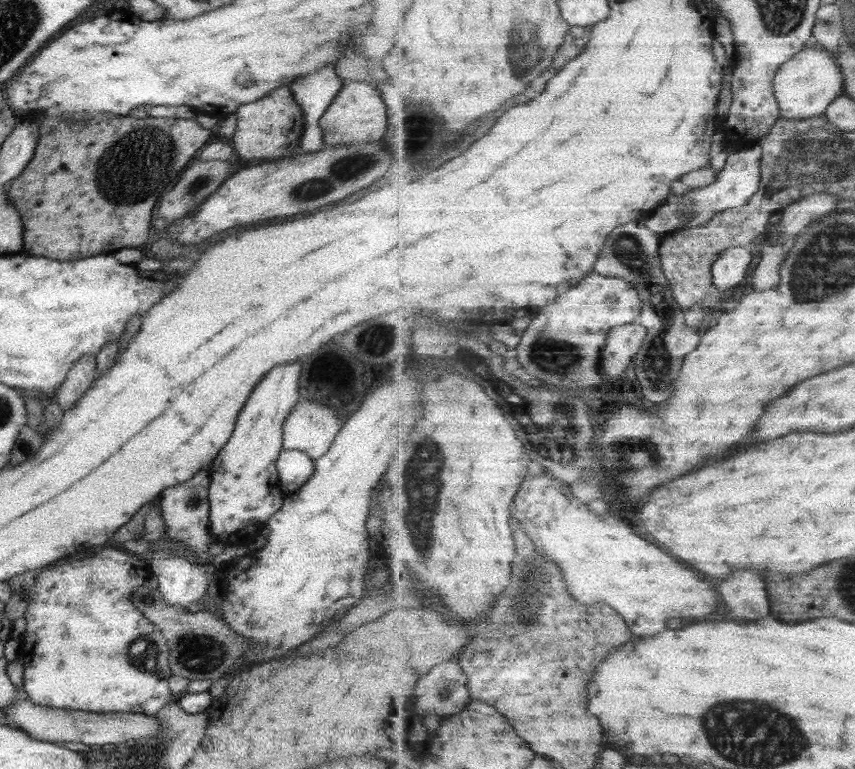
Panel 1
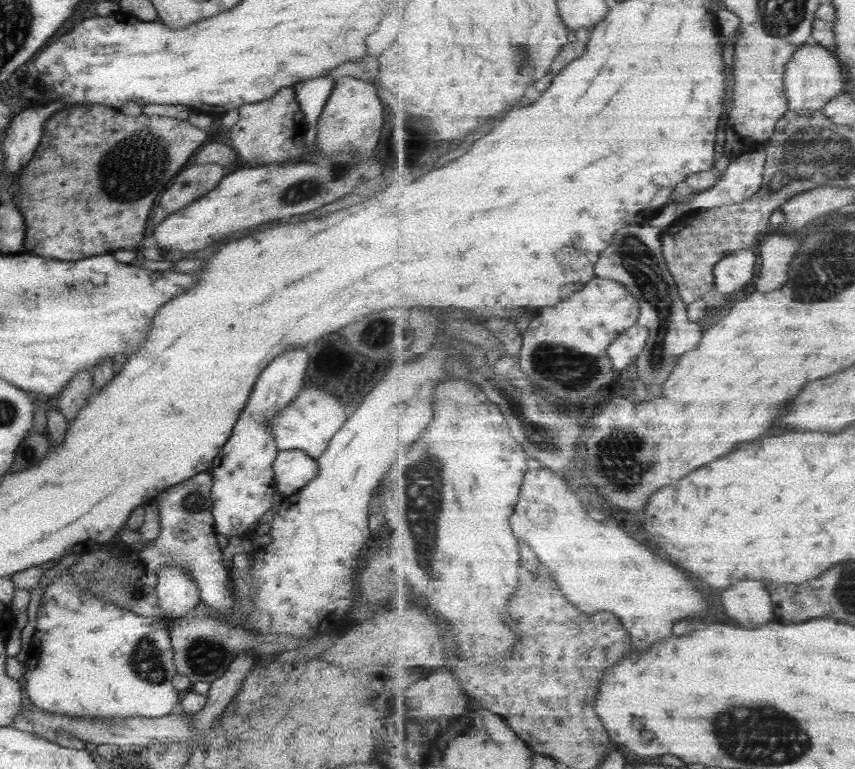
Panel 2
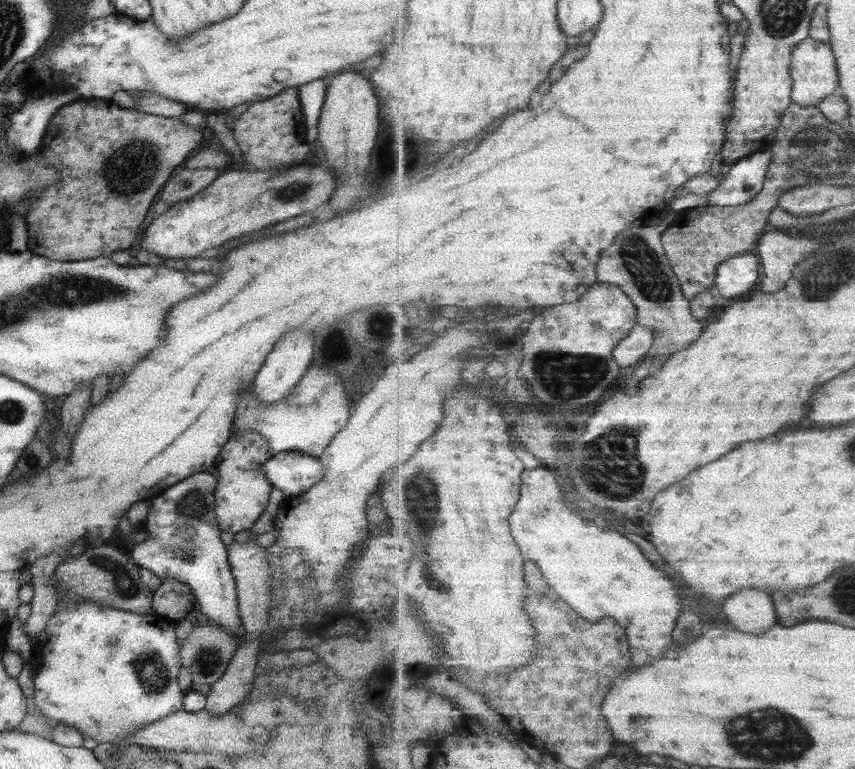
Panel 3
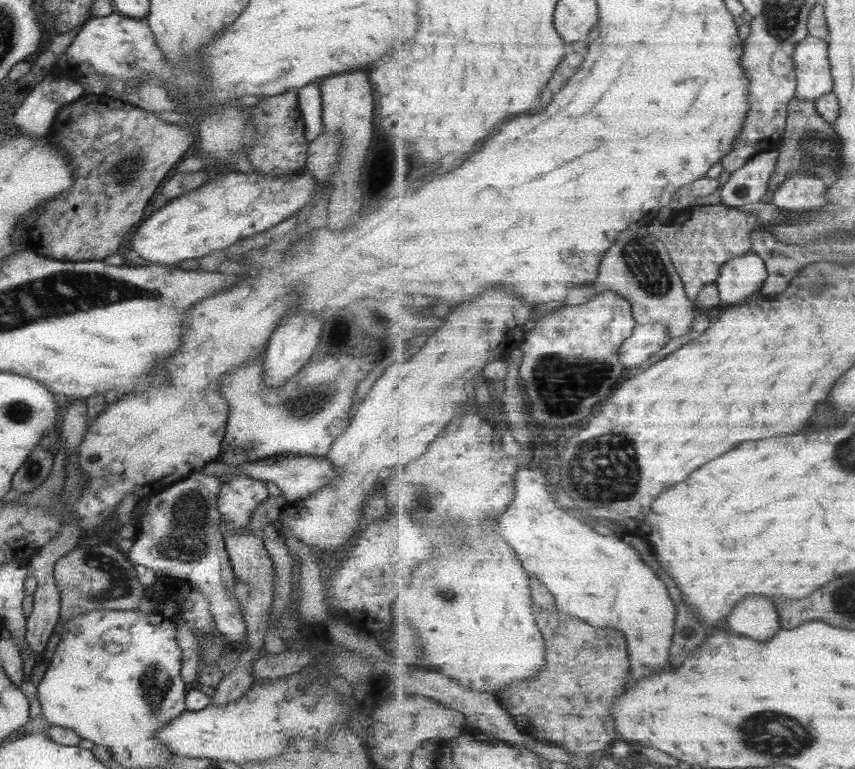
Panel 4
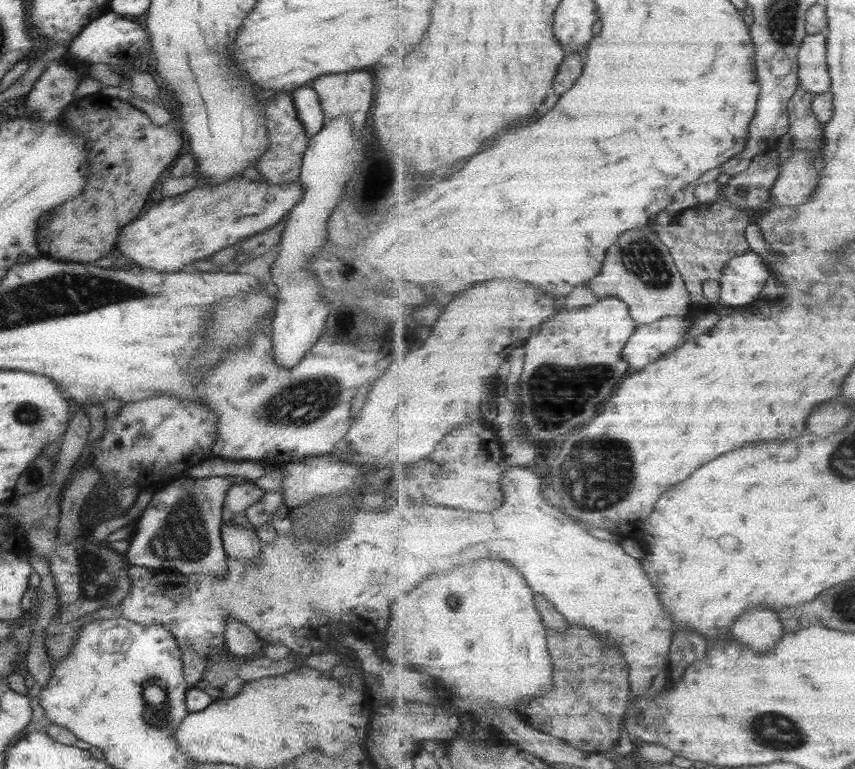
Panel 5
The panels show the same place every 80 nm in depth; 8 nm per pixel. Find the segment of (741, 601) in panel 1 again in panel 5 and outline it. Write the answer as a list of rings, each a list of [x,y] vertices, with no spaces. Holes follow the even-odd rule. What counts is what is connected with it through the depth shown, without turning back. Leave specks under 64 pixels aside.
[[[753,608],[751,612],[745,612],[737,626],[733,626],[733,638],[759,654],[773,650],[785,633],[779,614],[780,612],[763,608]]]

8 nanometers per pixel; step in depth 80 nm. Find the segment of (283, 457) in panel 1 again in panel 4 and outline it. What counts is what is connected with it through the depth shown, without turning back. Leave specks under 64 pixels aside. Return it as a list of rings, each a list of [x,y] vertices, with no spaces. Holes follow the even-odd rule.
[[[289,454],[285,458],[265,459],[251,461],[250,463],[238,464],[236,470],[249,478],[261,481],[271,481],[280,490],[280,495],[287,502],[287,506],[298,503],[305,497],[311,496],[314,492],[321,490],[332,480],[336,480],[336,472],[332,464],[325,457],[311,455],[297,456]]]

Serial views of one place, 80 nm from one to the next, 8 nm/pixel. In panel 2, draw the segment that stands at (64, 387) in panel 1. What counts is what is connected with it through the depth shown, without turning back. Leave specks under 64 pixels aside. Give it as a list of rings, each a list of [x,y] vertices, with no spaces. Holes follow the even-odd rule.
[[[84,370],[83,372],[78,372],[68,383],[65,390],[60,393],[57,402],[55,403],[56,408],[59,411],[59,414],[62,414],[66,422],[71,422],[74,419],[74,416],[77,416],[77,413],[86,405],[86,401],[93,394],[93,383],[90,370]]]

